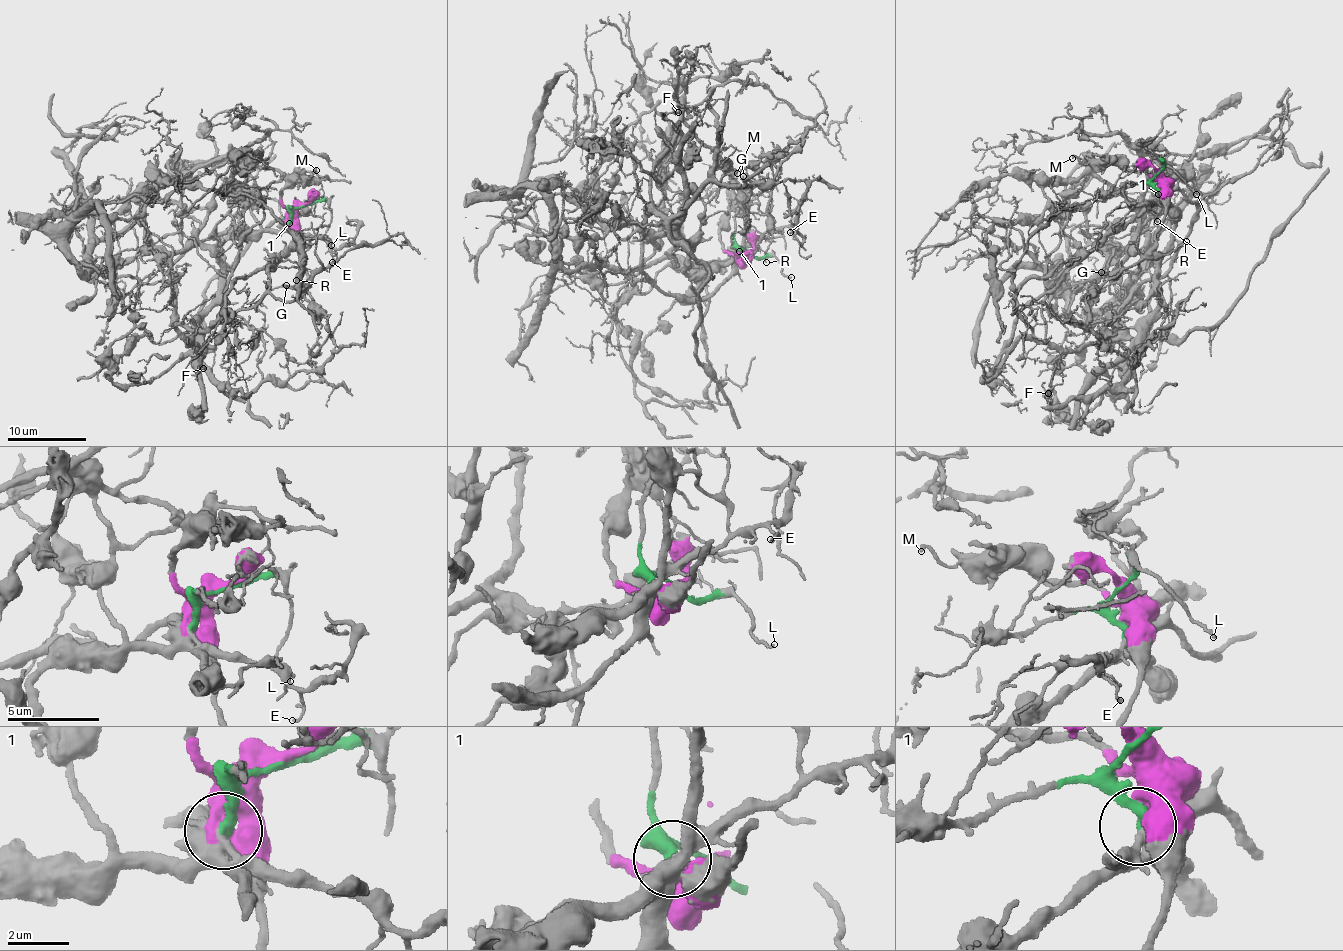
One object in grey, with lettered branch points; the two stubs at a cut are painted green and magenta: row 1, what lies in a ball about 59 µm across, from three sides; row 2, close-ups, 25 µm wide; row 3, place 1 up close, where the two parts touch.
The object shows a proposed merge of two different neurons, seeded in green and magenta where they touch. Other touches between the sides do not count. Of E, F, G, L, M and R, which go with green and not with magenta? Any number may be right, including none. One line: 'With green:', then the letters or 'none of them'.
With green: E, F, L

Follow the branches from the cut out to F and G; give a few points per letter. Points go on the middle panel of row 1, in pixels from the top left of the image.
F: (748, 253), (706, 297), (664, 293), (644, 274), (652, 164), (678, 134), (664, 117), (678, 111)
G: (748, 253), (758, 247), (772, 221), (767, 211), (769, 194), (754, 181), (746, 181), (744, 175)

